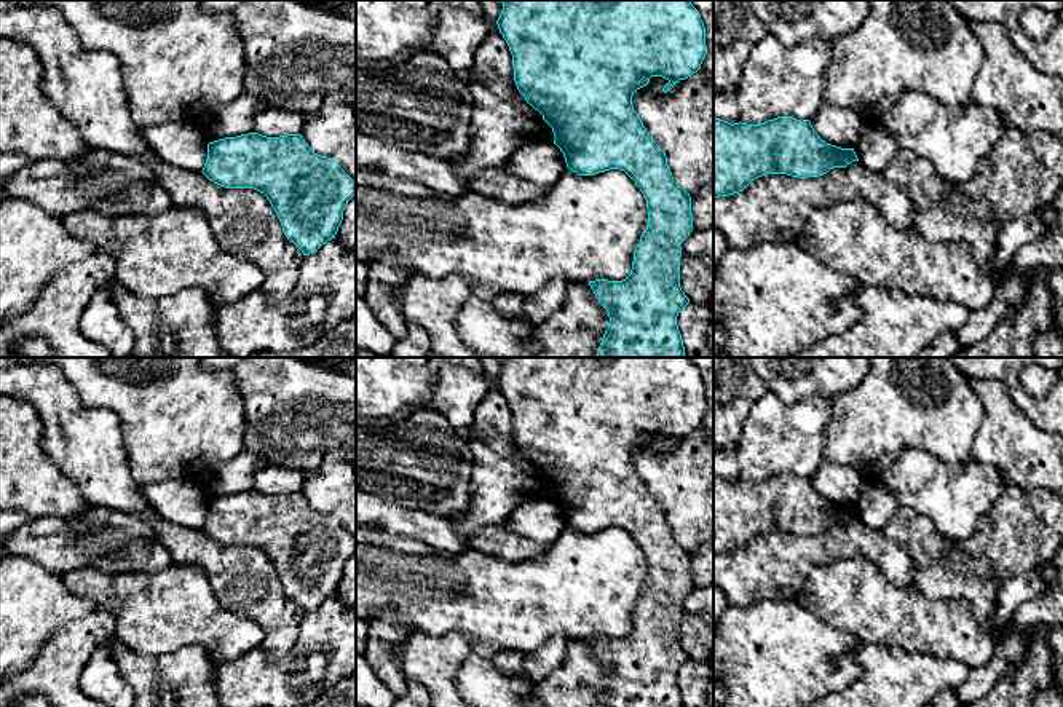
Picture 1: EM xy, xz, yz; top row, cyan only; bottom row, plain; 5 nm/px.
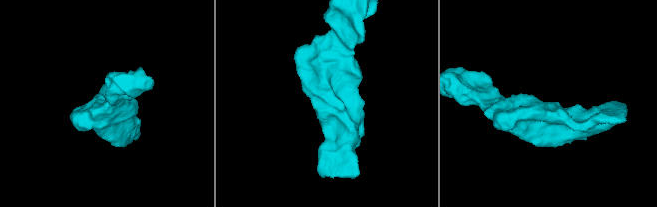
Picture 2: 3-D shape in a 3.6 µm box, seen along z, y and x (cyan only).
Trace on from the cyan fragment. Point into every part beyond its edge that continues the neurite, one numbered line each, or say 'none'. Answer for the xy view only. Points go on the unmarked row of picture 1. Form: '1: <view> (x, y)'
none

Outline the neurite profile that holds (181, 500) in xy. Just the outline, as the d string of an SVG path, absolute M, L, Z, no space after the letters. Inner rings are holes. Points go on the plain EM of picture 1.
M168 479L139 485L148 504L166 520L201 530L207 515L207 498L195 479Z

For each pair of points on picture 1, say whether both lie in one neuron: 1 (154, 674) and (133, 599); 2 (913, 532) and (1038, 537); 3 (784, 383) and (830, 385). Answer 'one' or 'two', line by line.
1: two
2: one
3: one

